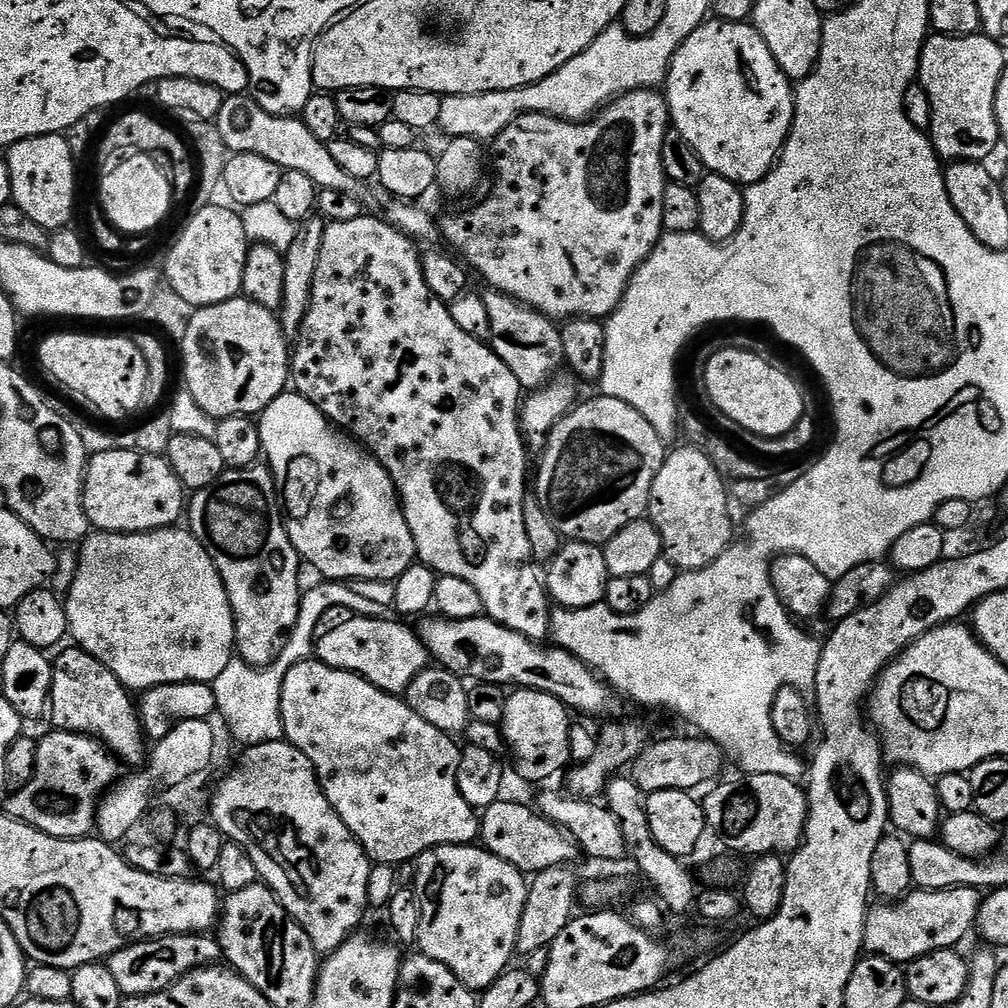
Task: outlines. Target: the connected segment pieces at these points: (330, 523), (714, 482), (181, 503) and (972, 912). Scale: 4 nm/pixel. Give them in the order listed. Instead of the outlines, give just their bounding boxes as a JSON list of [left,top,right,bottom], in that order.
[[258,390,417,582],[646,446,733,572],[84,447,186,532],[864,888,982,966]]

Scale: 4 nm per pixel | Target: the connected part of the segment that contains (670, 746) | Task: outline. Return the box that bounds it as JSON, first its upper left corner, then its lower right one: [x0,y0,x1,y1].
[630,736,726,794]

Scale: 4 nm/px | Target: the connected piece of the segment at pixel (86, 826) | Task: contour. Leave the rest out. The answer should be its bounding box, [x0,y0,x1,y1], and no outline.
[6,730,121,840]

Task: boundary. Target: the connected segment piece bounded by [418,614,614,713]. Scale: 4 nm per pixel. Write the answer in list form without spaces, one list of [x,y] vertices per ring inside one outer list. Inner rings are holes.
[[[483,614],[465,620],[428,619],[419,621],[418,639],[439,667],[456,676],[482,684],[512,684],[545,692],[561,700],[573,713],[600,712],[614,697],[613,689],[574,654],[555,646],[543,648],[543,643],[528,640]]]

